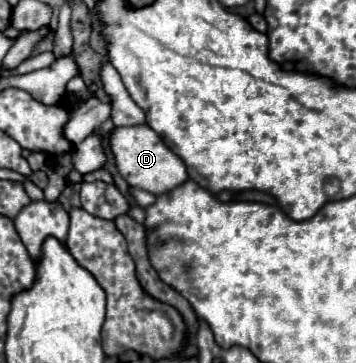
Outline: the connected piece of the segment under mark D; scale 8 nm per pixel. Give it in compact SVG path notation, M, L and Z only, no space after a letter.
M148 125L114 127L112 135L110 135L110 151L114 155L114 161L116 161L120 175L128 181L128 185L144 189L152 195L168 193L188 179L184 161L178 155L174 155L164 145L160 135L156 135L156 131L152 131Z

